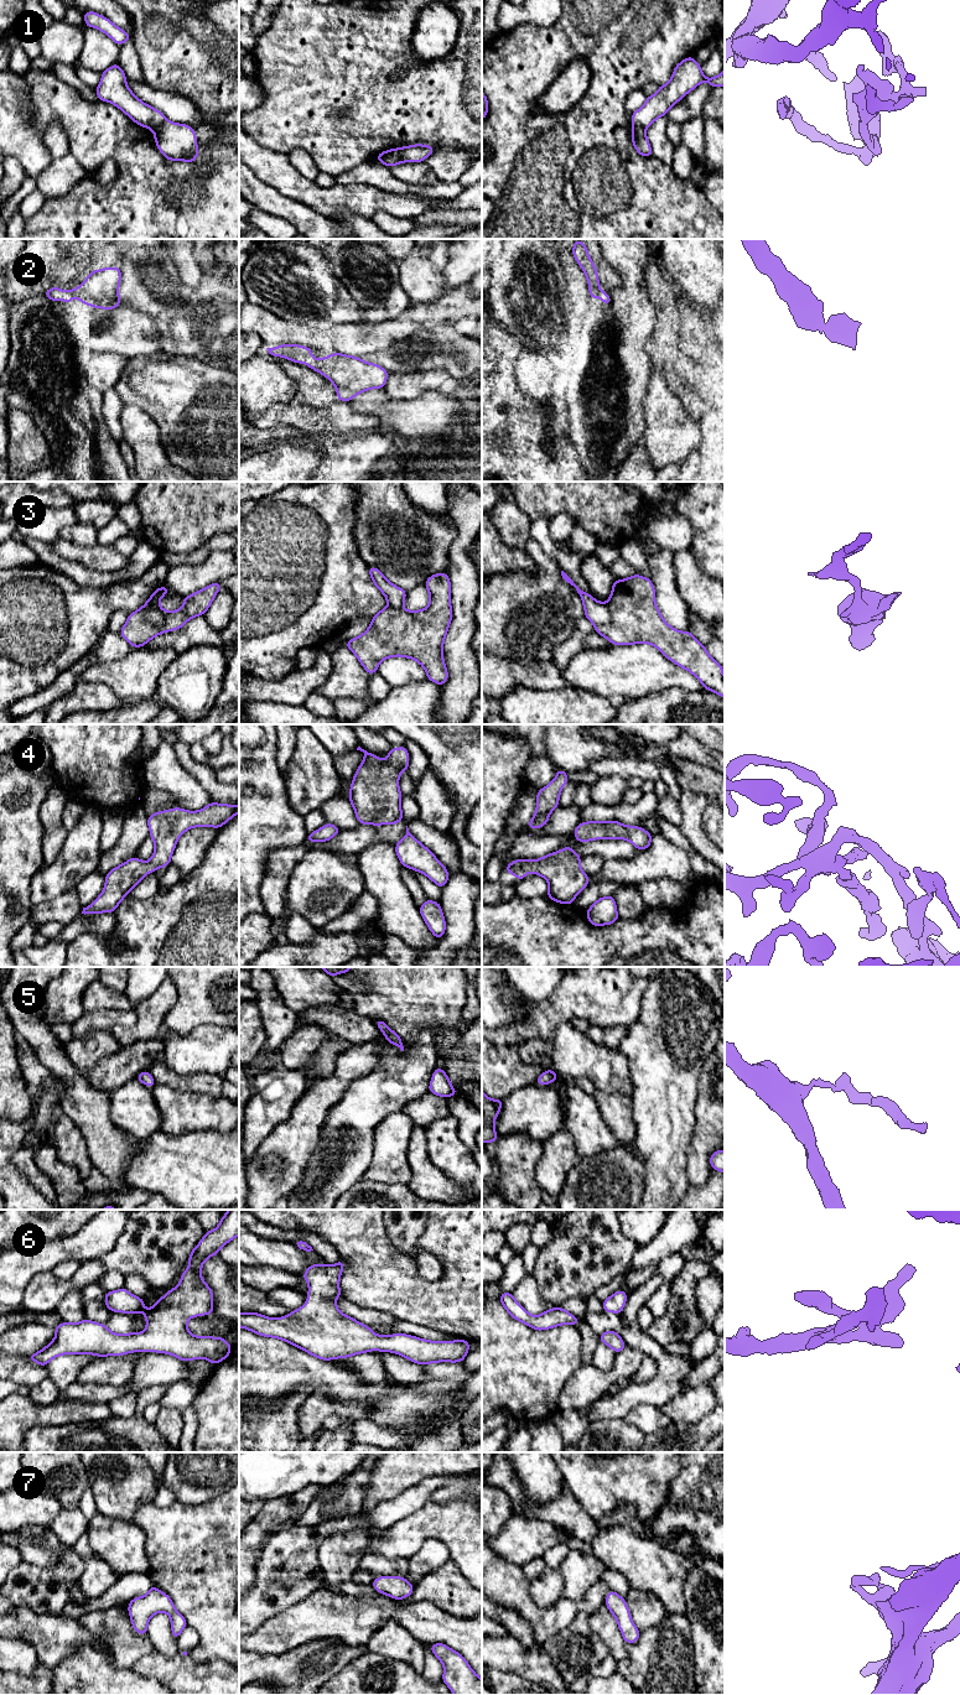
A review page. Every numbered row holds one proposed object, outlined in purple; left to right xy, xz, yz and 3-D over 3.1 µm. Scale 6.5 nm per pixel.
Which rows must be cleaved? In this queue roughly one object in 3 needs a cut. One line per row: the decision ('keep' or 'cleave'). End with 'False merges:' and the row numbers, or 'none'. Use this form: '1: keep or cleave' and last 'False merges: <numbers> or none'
1: cleave
2: keep
3: cleave
4: keep
5: keep
6: keep
7: keep
False merges: 1, 3

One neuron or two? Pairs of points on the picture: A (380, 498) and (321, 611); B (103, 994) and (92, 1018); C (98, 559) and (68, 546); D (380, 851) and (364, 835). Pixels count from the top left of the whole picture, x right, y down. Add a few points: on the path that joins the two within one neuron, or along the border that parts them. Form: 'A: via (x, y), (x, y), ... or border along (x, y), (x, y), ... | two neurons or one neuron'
A: border along (356, 515), (354, 542), (359, 556), (368, 566) | two neurons
B: border along (125, 1009), (92, 1009), (84, 1012) | two neurons
C: via (91, 556), (76, 552) | one neuron
D: border along (394, 843), (373, 842), (357, 854) | two neurons

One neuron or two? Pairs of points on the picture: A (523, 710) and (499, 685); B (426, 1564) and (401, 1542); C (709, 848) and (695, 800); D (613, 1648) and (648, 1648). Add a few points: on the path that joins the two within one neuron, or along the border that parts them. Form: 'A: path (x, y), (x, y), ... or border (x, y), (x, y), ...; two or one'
A: border (536, 690), (527, 687), (513, 689), (499, 700); two
B: border (441, 1540), (427, 1539), (408, 1560); two
C: path (696, 836), (694, 833), (694, 812); one
D: border (627, 1644), (627, 1653), (617, 1662); two

